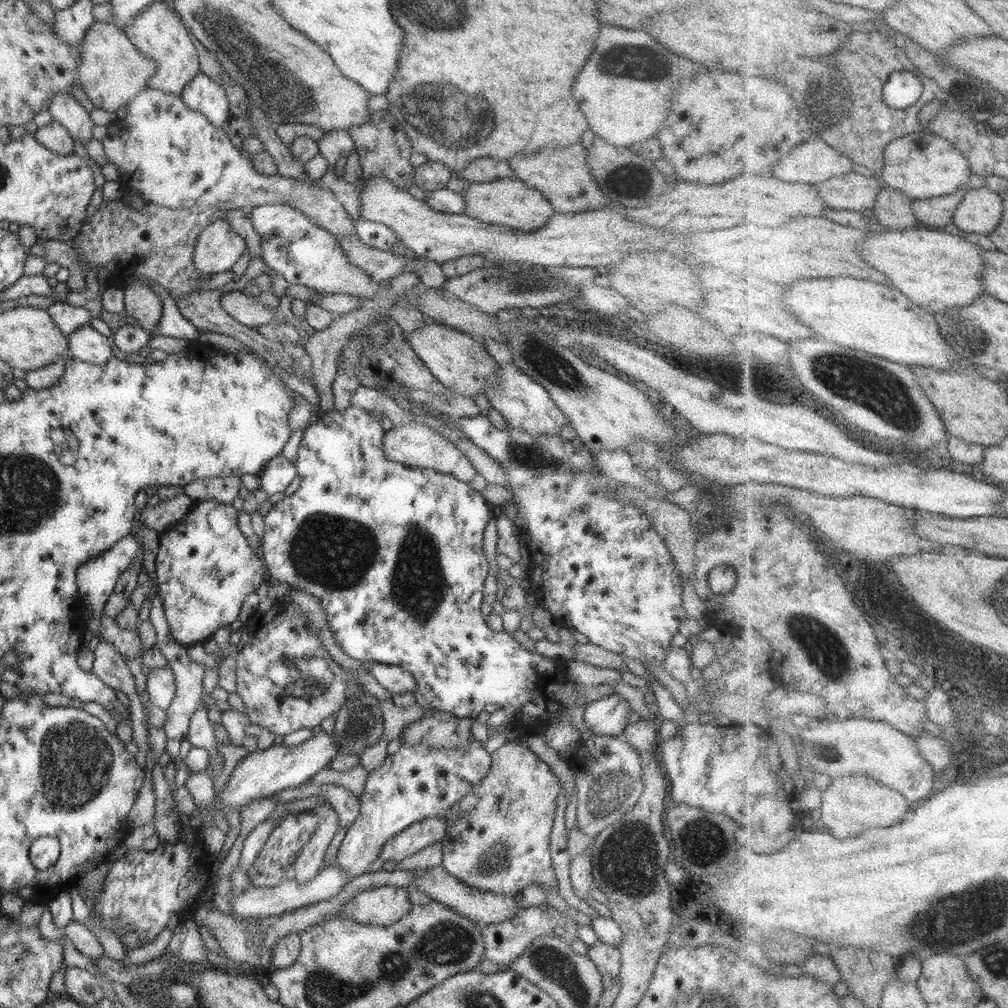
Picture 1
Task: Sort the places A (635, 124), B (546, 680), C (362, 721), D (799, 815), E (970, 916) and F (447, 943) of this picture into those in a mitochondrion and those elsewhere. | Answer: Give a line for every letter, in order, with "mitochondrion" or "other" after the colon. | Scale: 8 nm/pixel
A: other
B: other
C: mitochondrion
D: other
E: mitochondrion
F: mitochondrion

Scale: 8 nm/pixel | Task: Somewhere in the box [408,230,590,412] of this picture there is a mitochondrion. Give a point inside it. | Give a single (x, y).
(547, 362)

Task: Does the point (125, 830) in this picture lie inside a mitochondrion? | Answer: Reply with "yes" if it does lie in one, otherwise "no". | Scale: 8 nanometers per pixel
no

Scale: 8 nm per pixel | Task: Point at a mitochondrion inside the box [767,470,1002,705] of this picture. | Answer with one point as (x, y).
(822, 649)

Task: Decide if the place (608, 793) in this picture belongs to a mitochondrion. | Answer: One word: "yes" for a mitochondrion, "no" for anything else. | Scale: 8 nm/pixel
yes

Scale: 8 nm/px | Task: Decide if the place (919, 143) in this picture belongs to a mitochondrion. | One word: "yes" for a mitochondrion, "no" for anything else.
no

